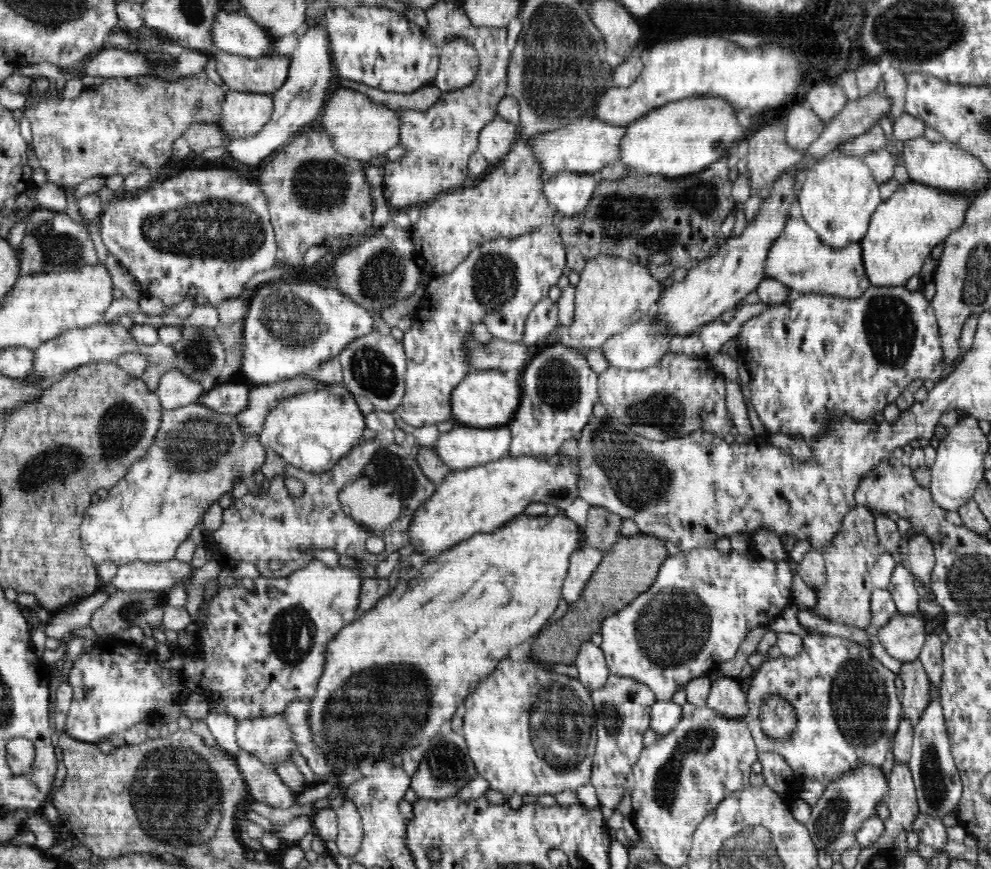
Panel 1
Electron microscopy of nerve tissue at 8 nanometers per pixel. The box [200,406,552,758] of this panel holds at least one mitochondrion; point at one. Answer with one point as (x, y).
(384, 479)

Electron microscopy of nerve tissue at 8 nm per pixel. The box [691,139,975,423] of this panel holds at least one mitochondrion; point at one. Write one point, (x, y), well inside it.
(890, 327)

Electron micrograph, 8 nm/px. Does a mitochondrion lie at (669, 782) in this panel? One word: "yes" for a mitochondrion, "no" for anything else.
yes

